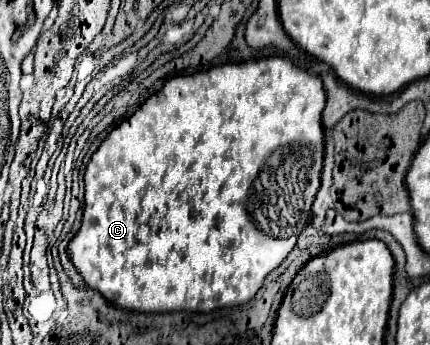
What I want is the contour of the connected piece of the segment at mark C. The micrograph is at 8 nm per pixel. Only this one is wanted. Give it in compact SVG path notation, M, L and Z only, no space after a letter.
M268 56L240 64L224 64L198 74L172 76L160 92L150 96L130 118L120 122L92 154L84 184L84 216L78 232L68 242L66 250L70 262L82 280L98 290L108 302L136 312L212 312L224 306L240 306L254 298L264 278L280 266L280 262L294 248L300 232L310 222L310 206L320 188L320 170L324 160L324 130L320 122L326 92L322 78L298 68L288 56Z

